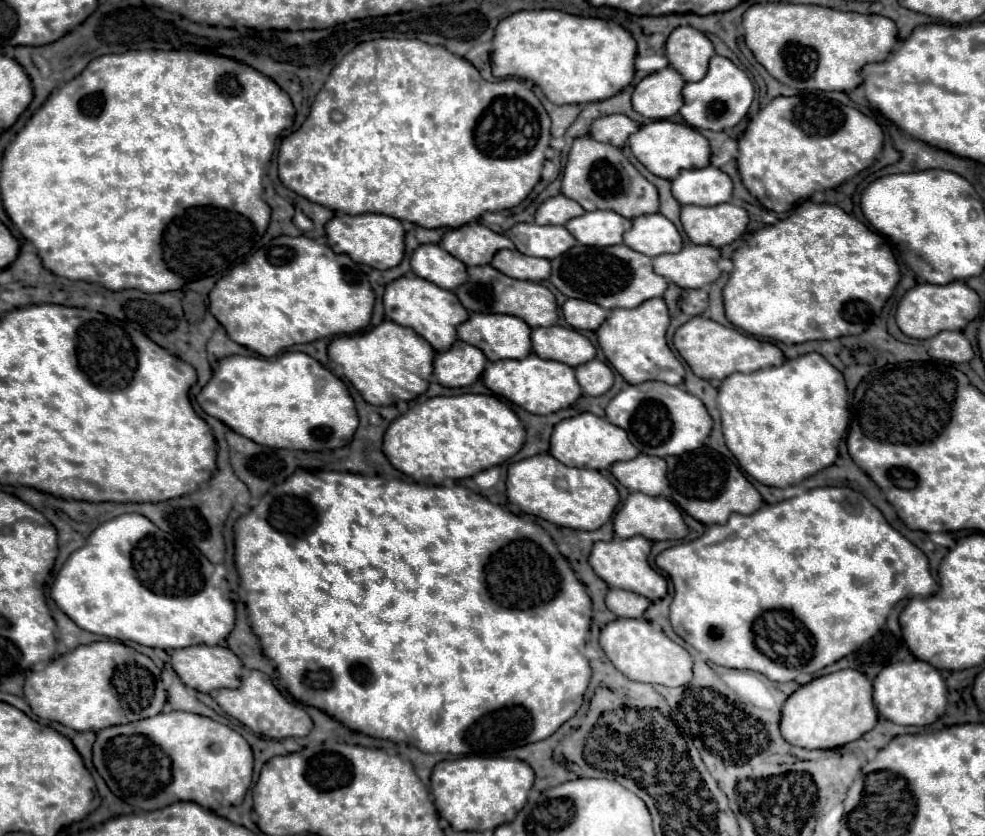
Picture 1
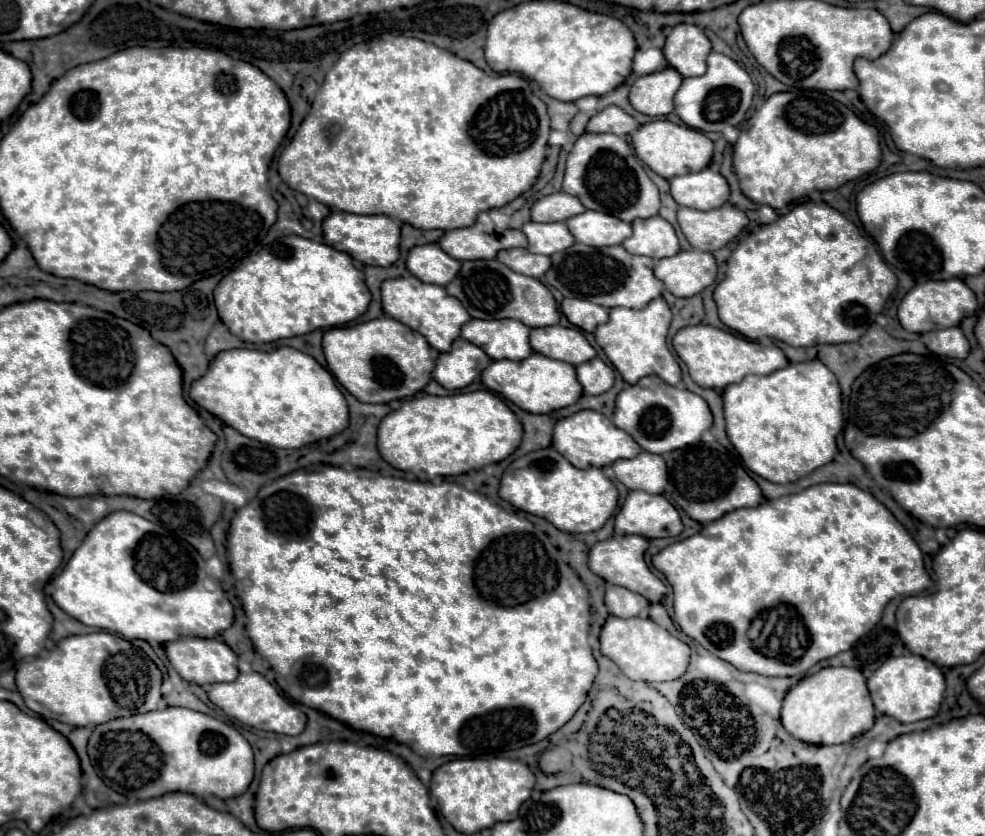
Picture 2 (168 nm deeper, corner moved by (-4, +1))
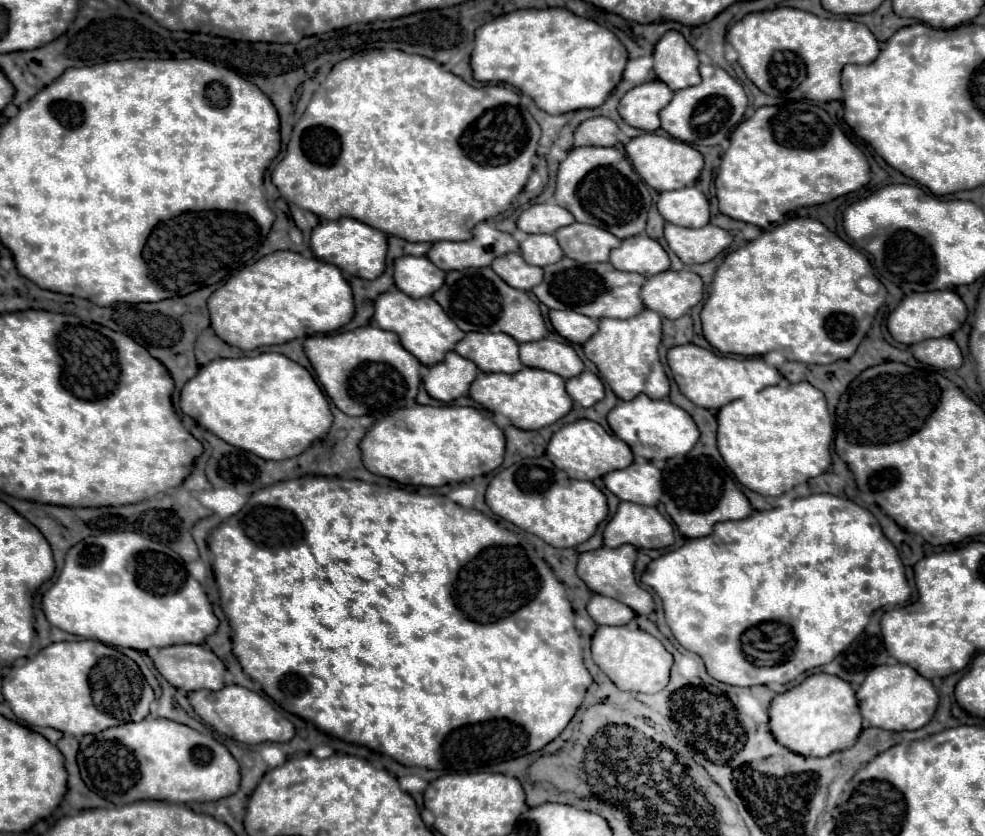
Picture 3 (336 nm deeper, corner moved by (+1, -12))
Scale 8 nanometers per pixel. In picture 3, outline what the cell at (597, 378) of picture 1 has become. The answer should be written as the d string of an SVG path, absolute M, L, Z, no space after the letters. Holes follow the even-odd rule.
M581 372L579 376L569 378L565 382L565 390L571 396L571 400L581 404L583 408L595 406L605 396L603 382L593 372Z

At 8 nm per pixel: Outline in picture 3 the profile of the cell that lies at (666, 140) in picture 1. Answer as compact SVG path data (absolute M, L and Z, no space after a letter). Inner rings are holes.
M657 134L637 136L629 144L625 144L625 152L635 172L657 192L693 186L703 168L703 156L695 148L691 148L685 142L677 142L669 136L657 136Z

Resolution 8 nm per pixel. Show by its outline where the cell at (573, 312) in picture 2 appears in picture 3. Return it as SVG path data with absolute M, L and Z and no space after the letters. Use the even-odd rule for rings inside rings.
M549 310L549 322L571 344L585 344L597 332L597 320L573 310Z

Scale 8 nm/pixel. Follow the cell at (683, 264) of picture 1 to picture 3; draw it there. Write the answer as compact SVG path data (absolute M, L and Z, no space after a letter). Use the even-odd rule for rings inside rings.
M667 270L645 280L641 298L645 302L645 308L655 310L669 320L677 320L701 302L703 282L689 270Z

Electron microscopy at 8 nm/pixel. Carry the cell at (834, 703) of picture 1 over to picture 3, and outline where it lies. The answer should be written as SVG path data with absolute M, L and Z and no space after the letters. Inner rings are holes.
M813 674L799 686L775 694L769 702L769 728L779 744L801 756L829 756L855 744L861 734L861 712L849 682L831 674Z

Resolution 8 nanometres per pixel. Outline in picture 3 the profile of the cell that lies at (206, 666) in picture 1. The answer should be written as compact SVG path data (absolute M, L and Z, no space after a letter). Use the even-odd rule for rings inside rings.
M181 644L181 646L167 646L167 648L159 648L151 652L151 660L155 664L155 668L159 670L159 674L173 684L175 688L181 688L185 692L193 692L193 690L201 690L201 688L223 688L223 676L225 676L225 666L223 662L205 646L199 644Z

